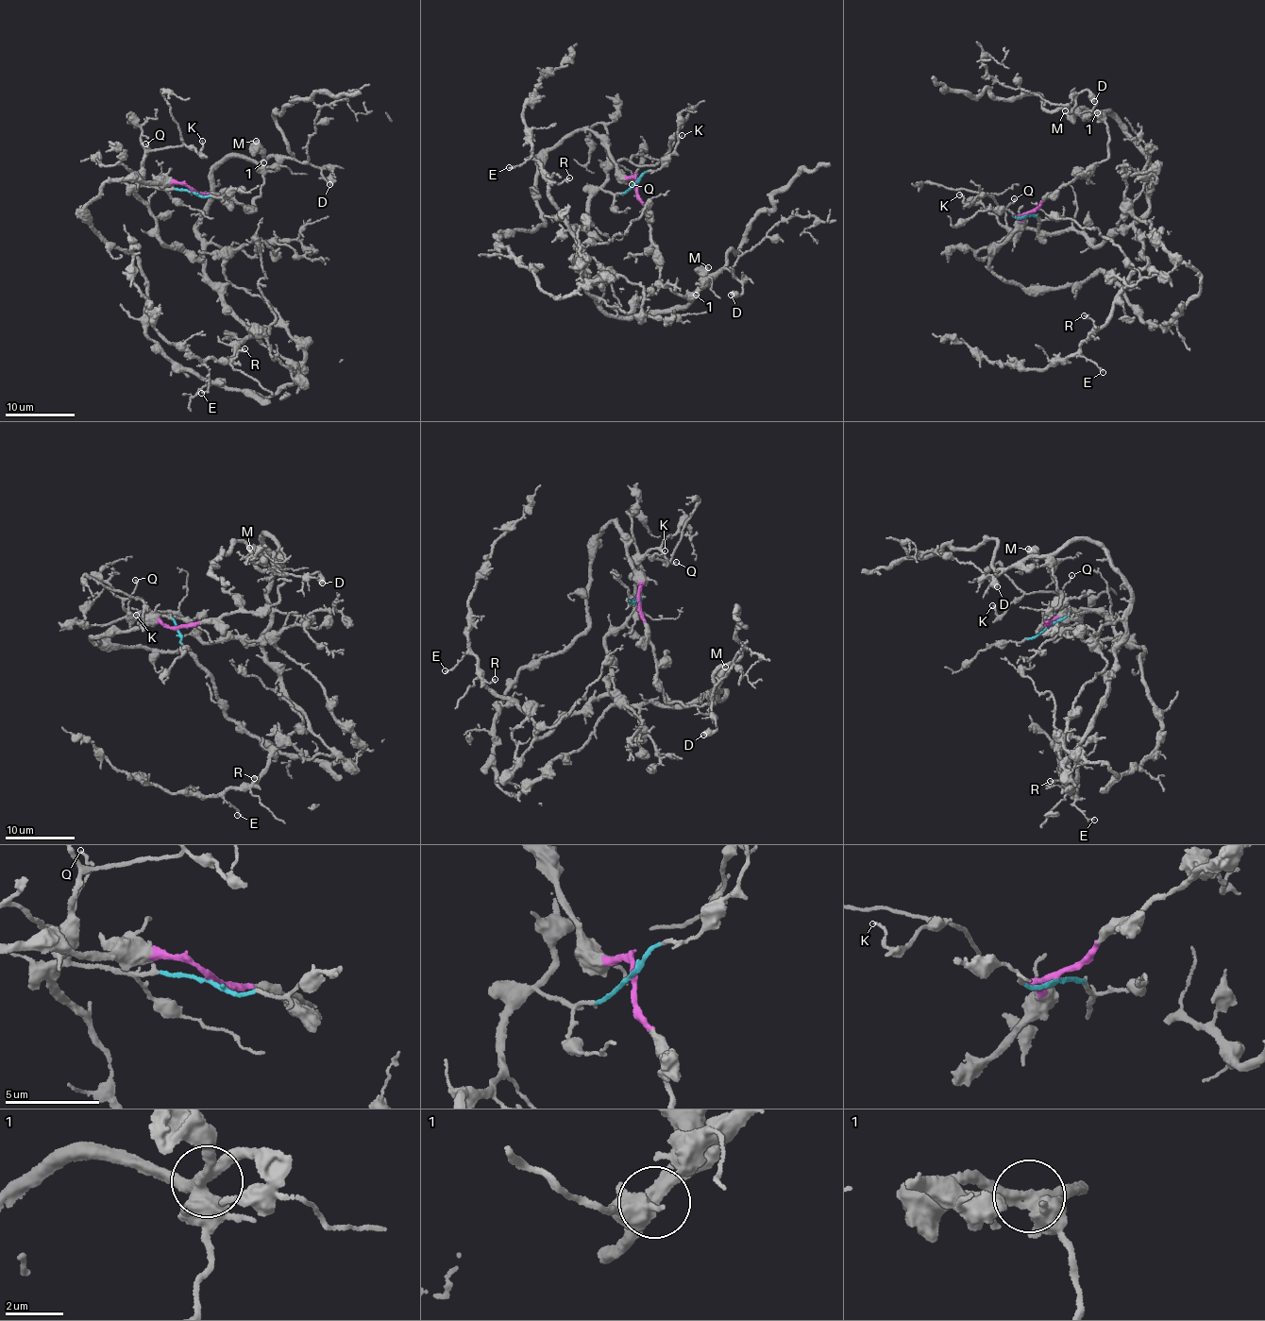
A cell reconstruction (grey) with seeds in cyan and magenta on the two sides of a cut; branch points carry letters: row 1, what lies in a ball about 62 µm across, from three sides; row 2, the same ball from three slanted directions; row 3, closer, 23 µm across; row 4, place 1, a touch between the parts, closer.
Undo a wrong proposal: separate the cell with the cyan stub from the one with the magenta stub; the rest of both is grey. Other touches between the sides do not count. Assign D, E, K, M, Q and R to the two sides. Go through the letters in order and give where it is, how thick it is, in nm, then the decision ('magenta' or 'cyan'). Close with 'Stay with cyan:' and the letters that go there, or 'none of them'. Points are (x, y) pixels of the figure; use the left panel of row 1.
D: at (329, 184); 600 nm thick; cyan
E: at (201, 393); 160 nm thick; cyan
K: at (202, 141); 120 nm thick; cyan
M: at (256, 141); 600 nm thick; magenta
Q: at (145, 143); 130 nm thick; cyan
R: at (244, 348); 180 nm thick; cyan
Stay with cyan: D, E, K, Q, R

